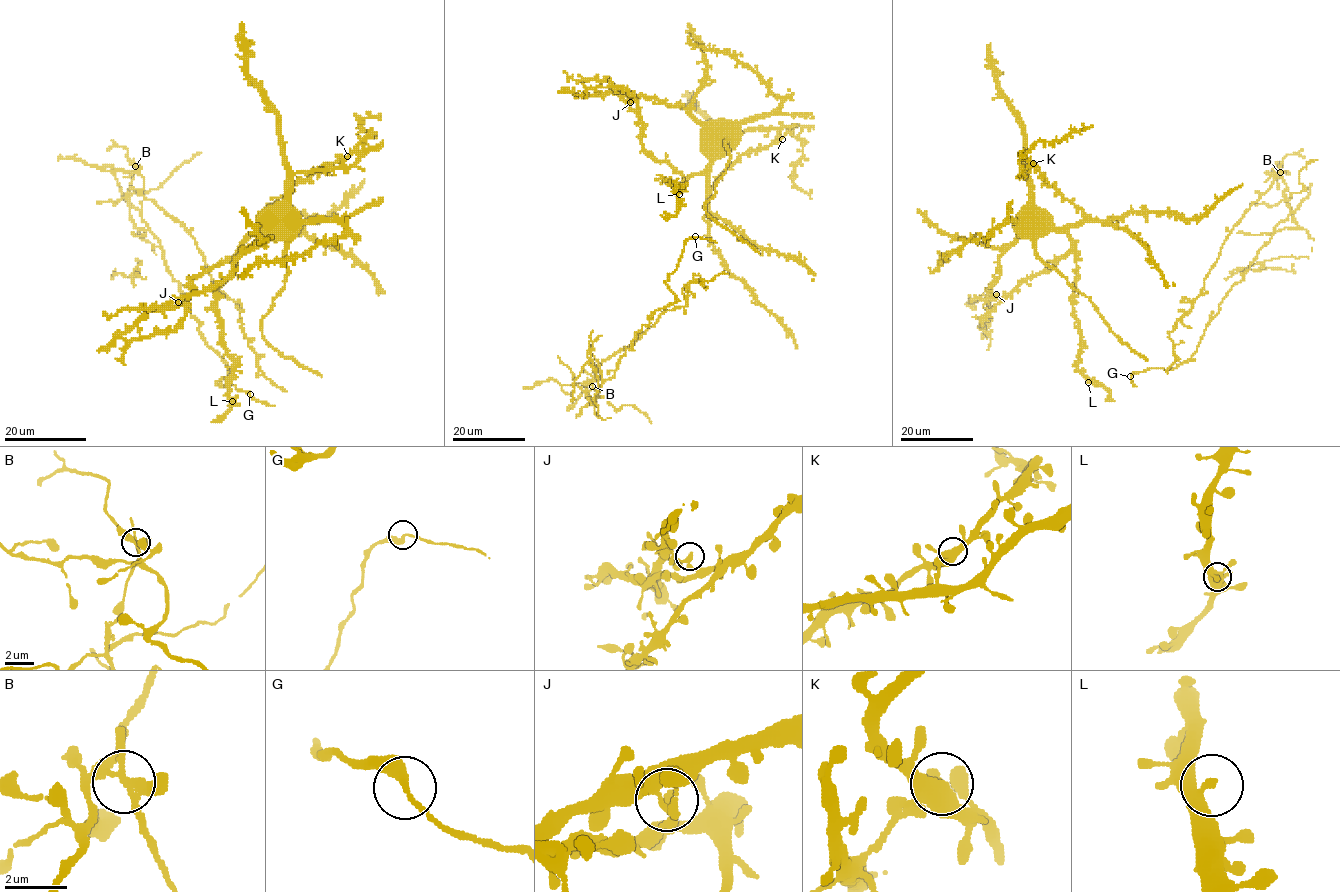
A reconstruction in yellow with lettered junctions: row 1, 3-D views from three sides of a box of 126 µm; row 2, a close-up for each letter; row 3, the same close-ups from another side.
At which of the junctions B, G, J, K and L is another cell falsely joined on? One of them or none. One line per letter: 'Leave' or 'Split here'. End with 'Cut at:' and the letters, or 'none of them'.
B: Split here
G: Leave
J: Leave
K: Leave
L: Leave
Cut at: B

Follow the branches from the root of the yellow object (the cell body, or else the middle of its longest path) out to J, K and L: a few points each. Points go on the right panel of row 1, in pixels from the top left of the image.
J: (1017, 221), (1014, 224), (1016, 239), (1000, 256), (999, 276), (990, 285), (992, 294), (996, 294)
K: (1017, 221), (1019, 211), (1028, 201), (1028, 180), (1024, 171), (1033, 163)
L: (1017, 221), (1016, 230), (1065, 230), (1072, 241), (1077, 273), (1073, 309), (1082, 345), (1078, 371), (1088, 382)

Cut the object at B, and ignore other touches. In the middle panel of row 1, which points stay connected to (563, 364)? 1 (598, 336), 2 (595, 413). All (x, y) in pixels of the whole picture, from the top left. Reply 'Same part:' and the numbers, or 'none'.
Same part: 1, 2

